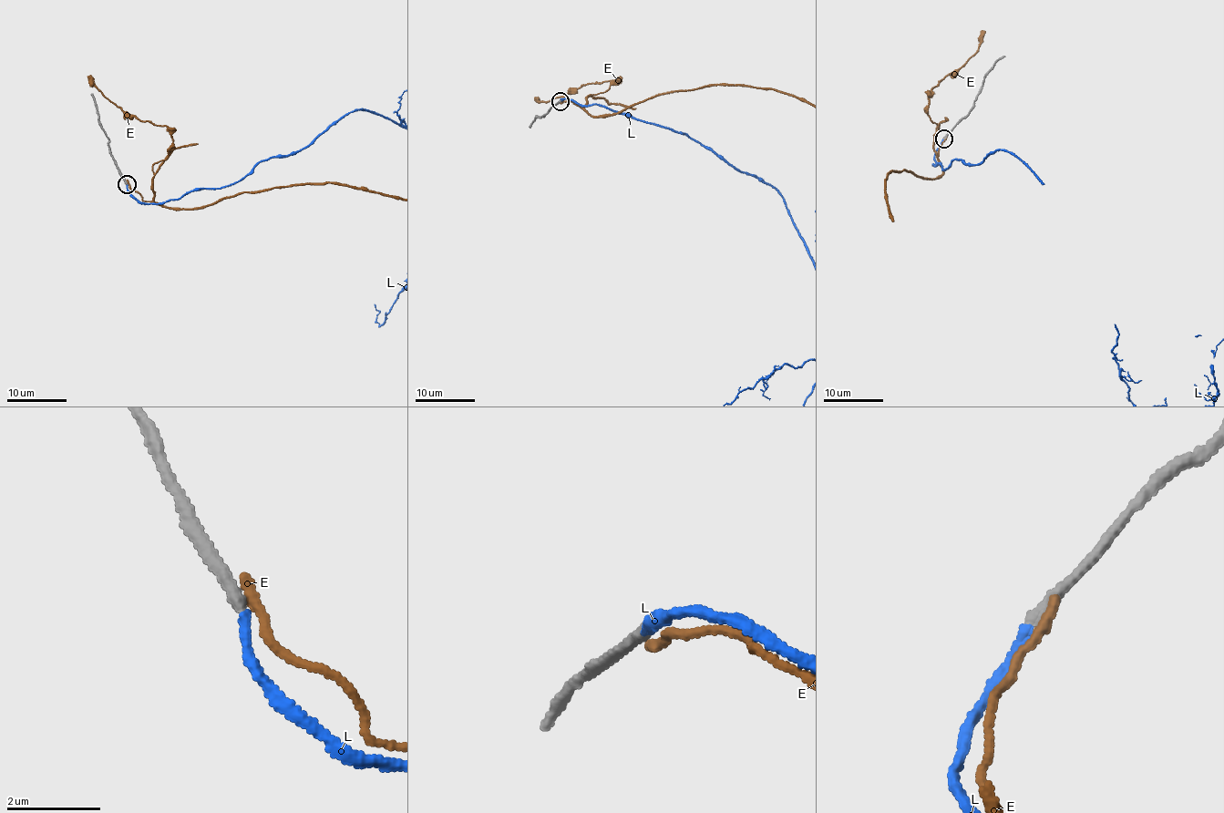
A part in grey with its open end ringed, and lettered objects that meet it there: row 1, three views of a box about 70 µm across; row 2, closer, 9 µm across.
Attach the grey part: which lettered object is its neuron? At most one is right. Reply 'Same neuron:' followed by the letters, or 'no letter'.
Same neuron: L

